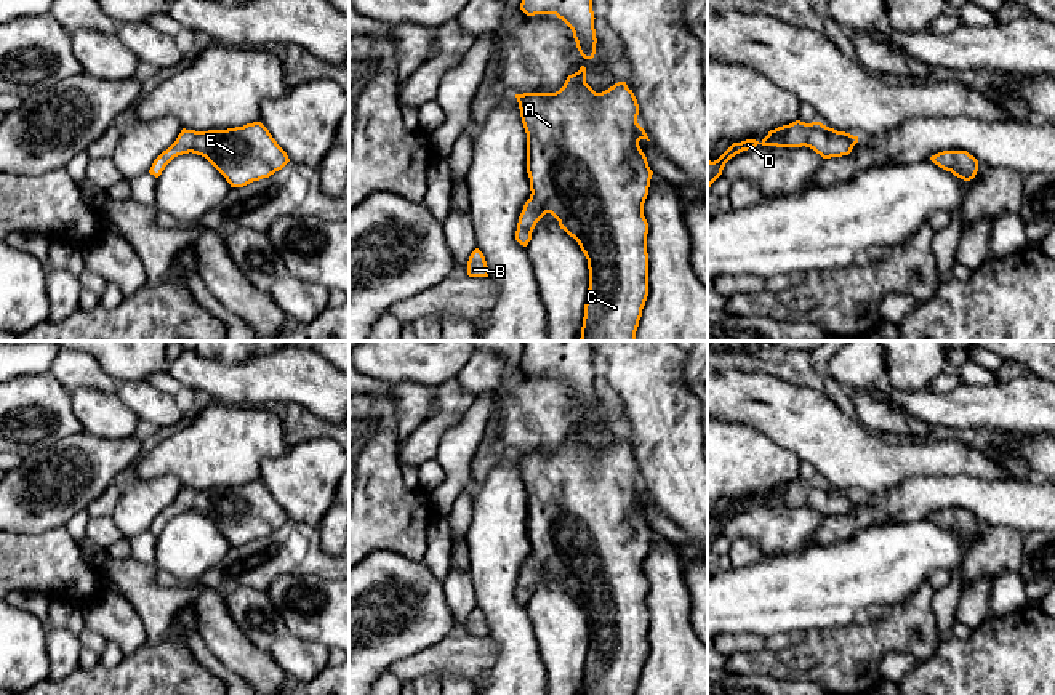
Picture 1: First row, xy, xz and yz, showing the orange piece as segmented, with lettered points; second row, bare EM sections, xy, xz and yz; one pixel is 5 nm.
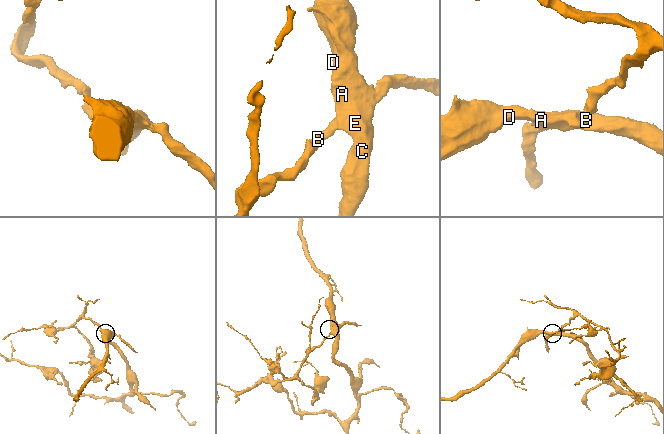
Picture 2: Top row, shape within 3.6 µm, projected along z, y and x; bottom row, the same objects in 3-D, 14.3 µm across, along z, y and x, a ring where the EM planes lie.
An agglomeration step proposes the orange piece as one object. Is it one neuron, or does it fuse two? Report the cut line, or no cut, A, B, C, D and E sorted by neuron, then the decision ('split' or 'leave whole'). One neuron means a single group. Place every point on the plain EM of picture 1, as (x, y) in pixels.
no cut; A B C D E; leave whole

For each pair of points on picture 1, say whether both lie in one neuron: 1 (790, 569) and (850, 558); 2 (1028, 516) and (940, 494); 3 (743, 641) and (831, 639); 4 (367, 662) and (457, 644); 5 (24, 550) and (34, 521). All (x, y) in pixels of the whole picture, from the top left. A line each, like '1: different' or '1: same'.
1: same
2: same
3: different
4: different
5: different

